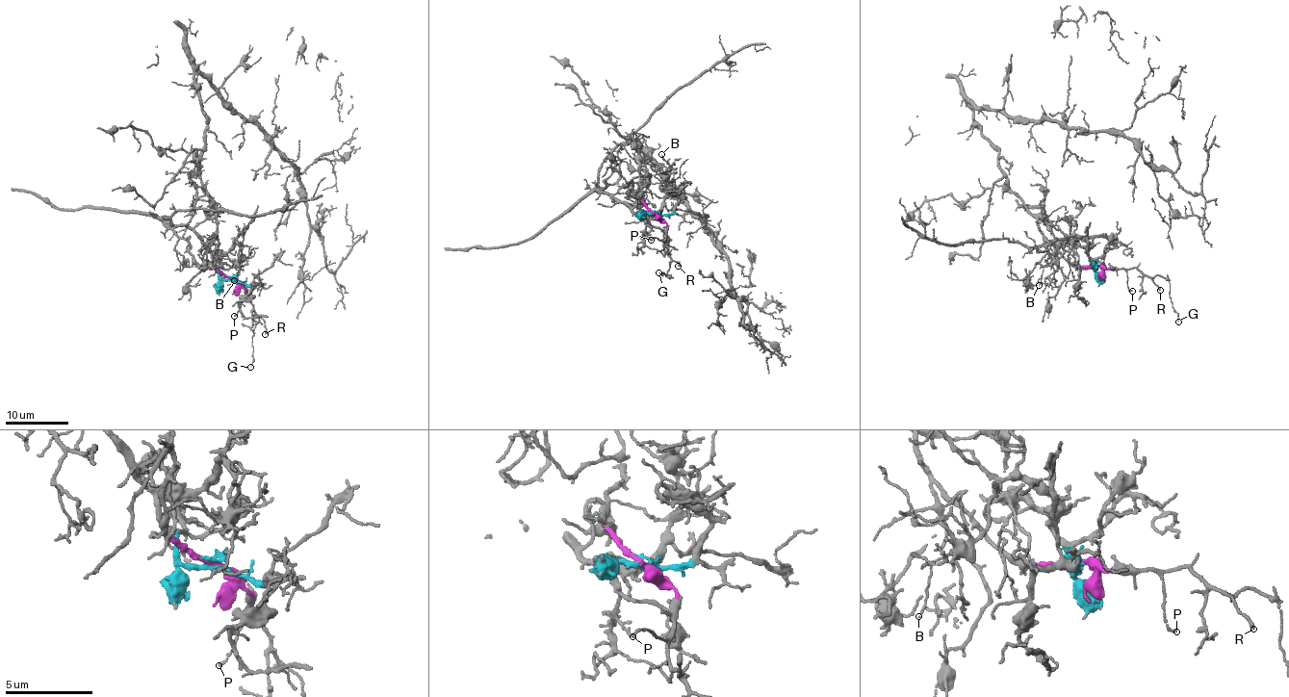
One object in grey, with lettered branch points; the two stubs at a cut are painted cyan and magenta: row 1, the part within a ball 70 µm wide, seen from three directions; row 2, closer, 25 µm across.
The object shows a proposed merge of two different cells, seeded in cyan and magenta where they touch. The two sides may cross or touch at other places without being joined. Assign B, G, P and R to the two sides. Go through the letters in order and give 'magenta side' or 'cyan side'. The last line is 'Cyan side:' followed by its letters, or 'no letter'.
B: cyan side
G: magenta side
P: magenta side
R: magenta side
Cyan side: B

